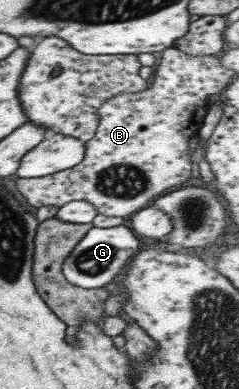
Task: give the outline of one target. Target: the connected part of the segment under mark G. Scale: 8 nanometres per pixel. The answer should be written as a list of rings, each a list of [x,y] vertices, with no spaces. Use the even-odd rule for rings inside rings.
[[[126,224],[109,228],[90,227],[76,246],[65,256],[61,264],[63,277],[74,286],[97,289],[106,286],[116,274],[124,270],[128,260],[140,250],[138,238],[130,232]]]

